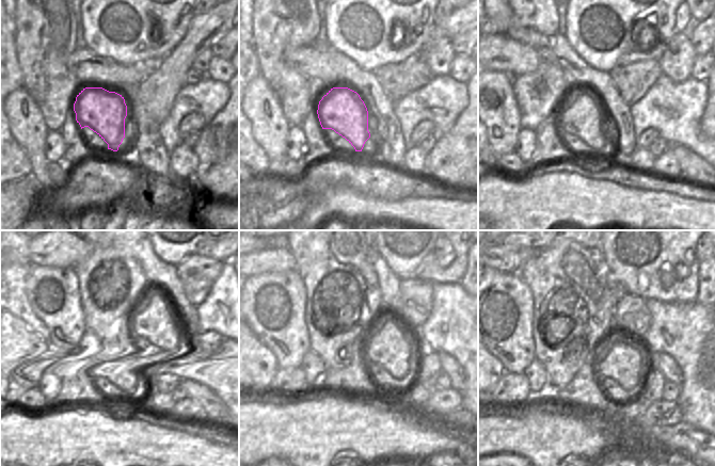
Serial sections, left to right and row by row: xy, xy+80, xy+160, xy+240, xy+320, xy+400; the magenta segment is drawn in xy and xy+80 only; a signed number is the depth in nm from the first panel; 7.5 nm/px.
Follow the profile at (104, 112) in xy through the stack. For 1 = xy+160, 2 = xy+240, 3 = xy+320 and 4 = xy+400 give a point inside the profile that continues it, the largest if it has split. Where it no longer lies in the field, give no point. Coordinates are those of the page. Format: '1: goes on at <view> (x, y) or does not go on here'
1: goes on at xy+160 (581, 114)
2: goes on at xy+240 (108, 357)
3: goes on at xy+320 (376, 357)
4: goes on at xy+400 (622, 362)

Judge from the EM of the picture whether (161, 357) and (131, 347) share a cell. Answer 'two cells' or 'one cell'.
one cell

